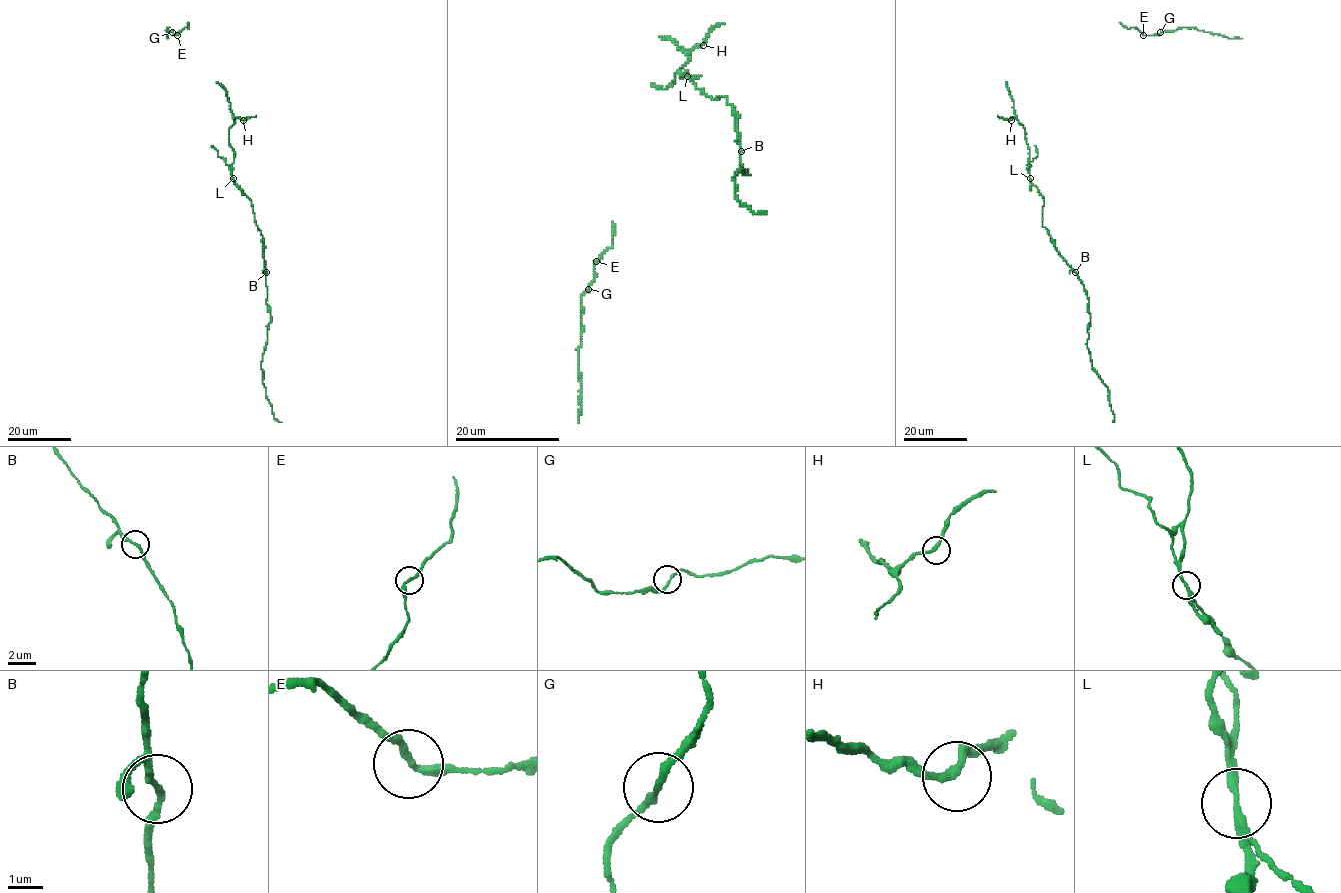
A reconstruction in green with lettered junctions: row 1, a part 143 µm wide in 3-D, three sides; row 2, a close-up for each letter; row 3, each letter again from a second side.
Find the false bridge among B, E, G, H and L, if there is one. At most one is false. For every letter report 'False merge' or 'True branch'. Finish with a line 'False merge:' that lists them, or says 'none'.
B: True branch
E: True branch
G: True branch
H: True branch
L: False merge
False merge: L

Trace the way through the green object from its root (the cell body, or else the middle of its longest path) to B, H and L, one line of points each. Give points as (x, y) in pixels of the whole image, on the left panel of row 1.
B: (228, 142), (234, 153), (231, 177), (251, 201), (255, 223), (263, 238), (266, 272)
H: (228, 142), (234, 119), (243, 120)
L: (228, 142), (234, 153), (233, 179)

